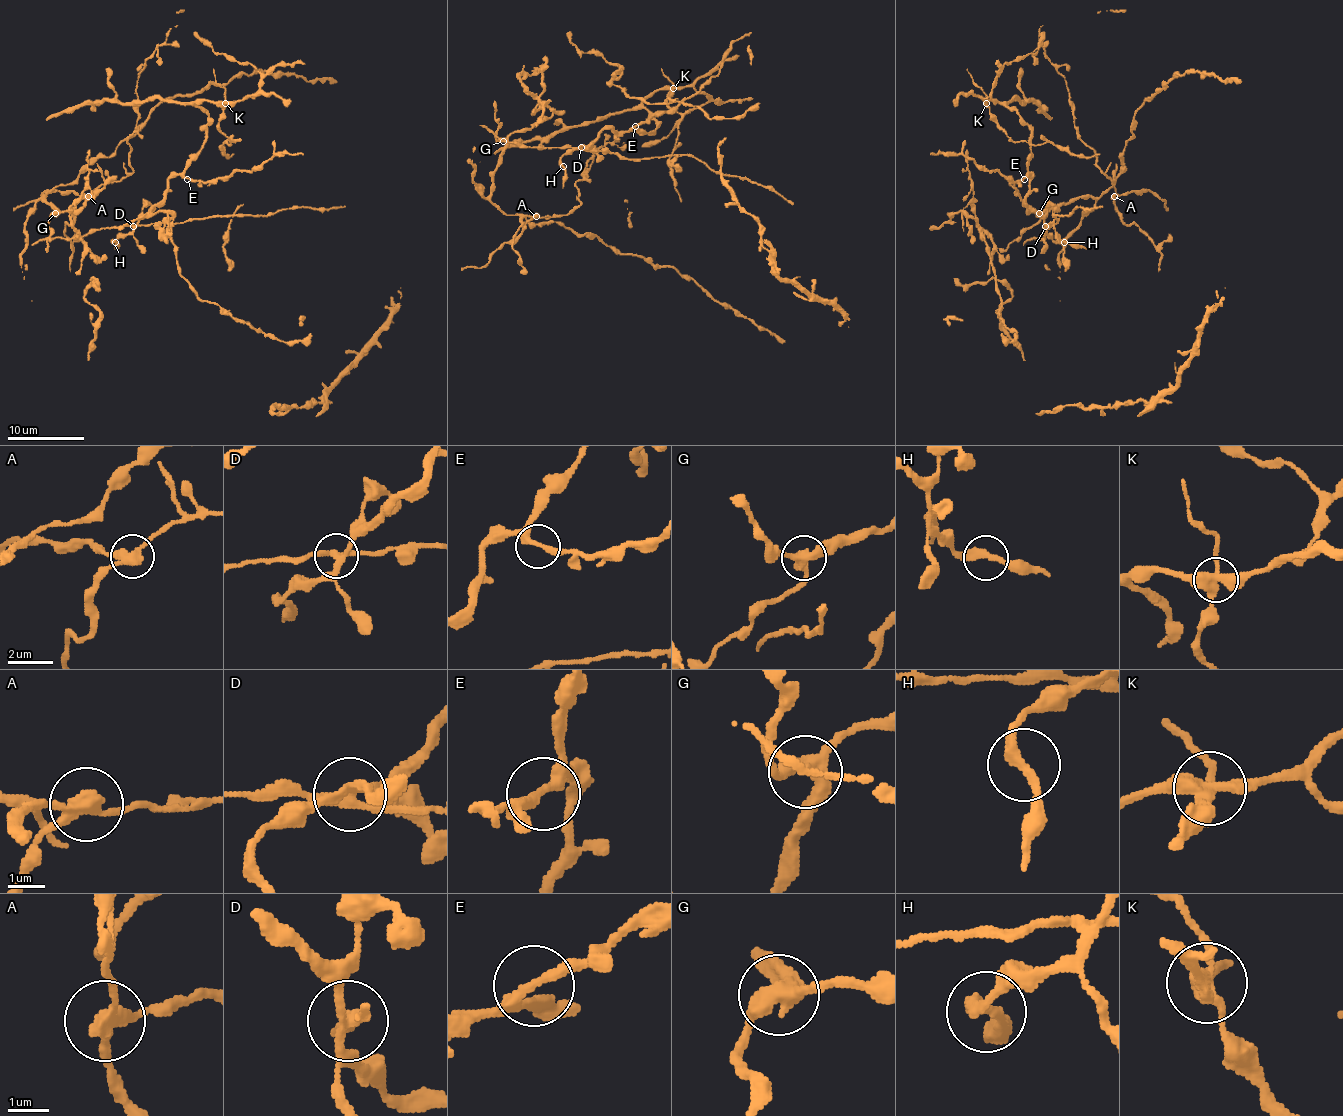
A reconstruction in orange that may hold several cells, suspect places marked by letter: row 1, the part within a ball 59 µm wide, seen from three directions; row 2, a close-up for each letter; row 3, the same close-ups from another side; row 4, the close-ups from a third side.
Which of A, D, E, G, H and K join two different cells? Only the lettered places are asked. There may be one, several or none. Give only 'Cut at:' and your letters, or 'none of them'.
Cut at: A, D, K

